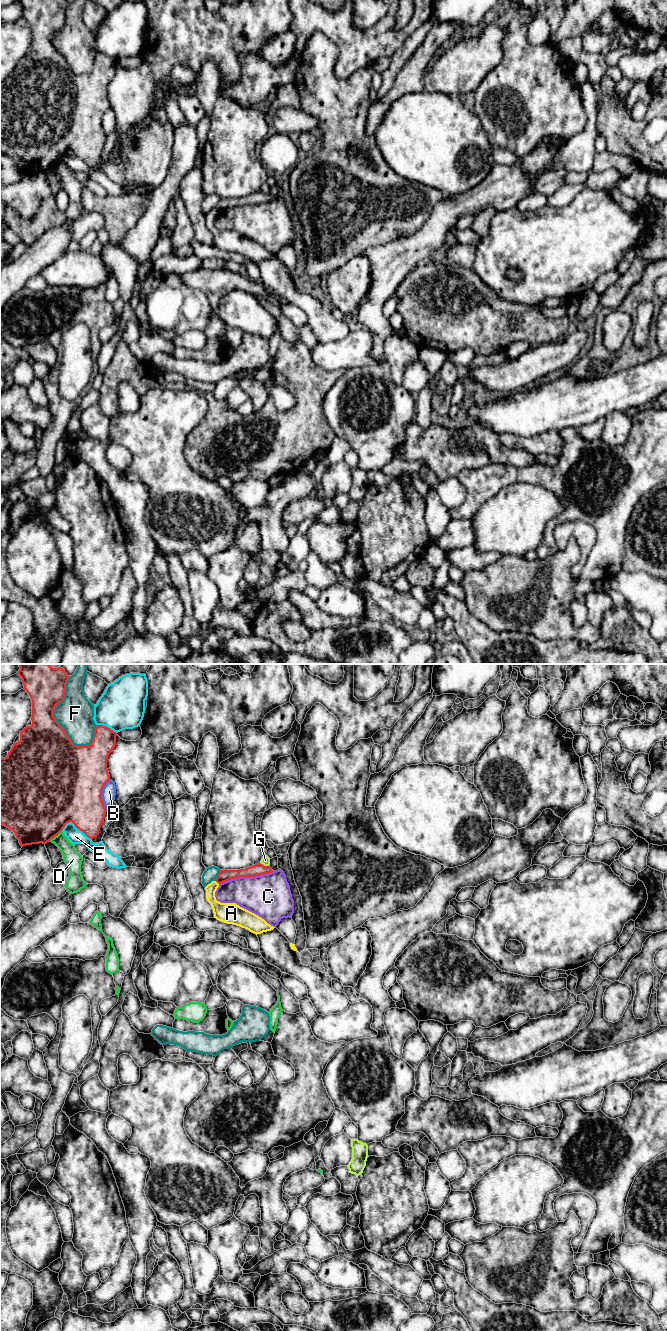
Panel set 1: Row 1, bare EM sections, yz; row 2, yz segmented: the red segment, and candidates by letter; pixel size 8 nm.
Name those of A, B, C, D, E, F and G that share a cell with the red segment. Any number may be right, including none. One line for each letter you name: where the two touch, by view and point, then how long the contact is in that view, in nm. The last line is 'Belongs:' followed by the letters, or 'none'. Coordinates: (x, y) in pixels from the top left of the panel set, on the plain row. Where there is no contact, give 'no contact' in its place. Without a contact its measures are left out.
Belongs: none

